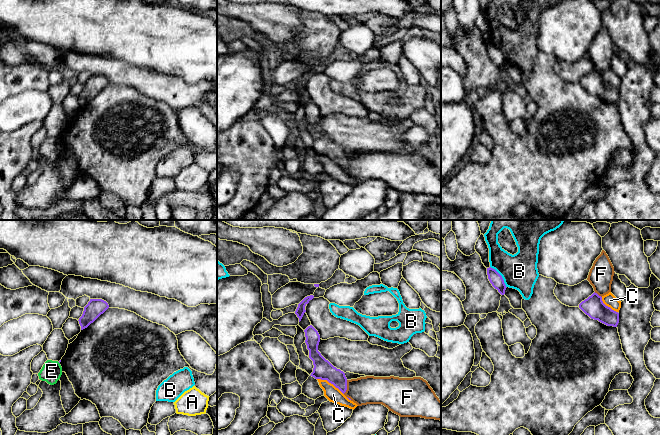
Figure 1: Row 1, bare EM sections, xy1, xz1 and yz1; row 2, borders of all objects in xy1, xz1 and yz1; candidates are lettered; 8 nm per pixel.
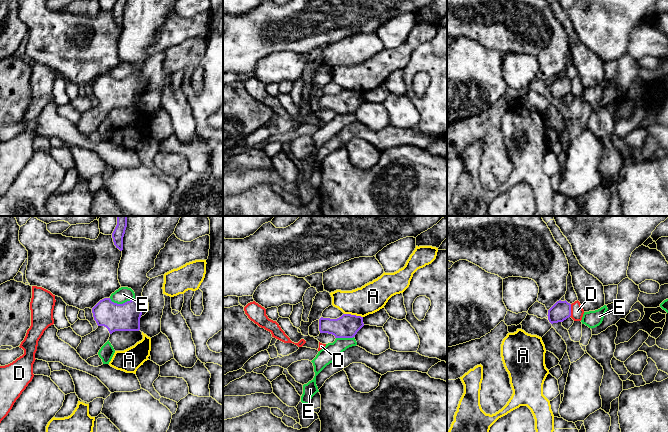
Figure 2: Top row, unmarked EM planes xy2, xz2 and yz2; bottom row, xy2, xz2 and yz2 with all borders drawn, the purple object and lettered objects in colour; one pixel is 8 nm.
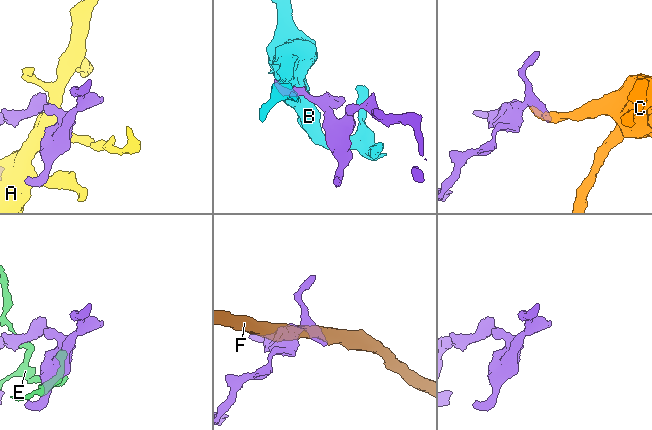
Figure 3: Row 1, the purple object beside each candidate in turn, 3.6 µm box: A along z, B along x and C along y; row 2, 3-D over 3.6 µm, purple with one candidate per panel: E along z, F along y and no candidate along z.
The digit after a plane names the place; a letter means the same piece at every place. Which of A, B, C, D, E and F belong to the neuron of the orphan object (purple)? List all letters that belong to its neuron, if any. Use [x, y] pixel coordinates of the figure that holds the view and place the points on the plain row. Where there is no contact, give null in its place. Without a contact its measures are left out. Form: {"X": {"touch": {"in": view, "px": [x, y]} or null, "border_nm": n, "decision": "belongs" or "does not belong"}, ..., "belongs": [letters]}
{"A": {"touch": {"in": "xz2", "px": [353, 91]}, "border_nm": 160, "decision": "does not belong"}, "B": {"touch": {"in": "yz1", "px": [501, 52]}, "border_nm": 220, "decision": "does not belong"}, "C": {"touch": {"in": "xz1", "px": [330, 158]}, "border_nm": 260, "decision": "does not belong"}, "D": {"touch": {"in": "yz2", "px": [570, 86]}, "border_nm": 110, "decision": "does not belong"}, "E": {"touch": {"in": "xy2", "px": [123, 79]}, "border_nm": 200, "decision": "does not belong"}, "F": {"touch": {"in": "xz1", "px": [346, 163]}, "border_nm": 120, "decision": "does not belong"}, "belongs": []}

